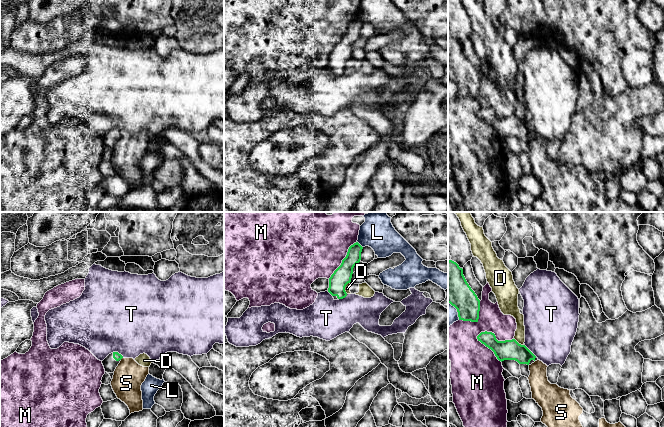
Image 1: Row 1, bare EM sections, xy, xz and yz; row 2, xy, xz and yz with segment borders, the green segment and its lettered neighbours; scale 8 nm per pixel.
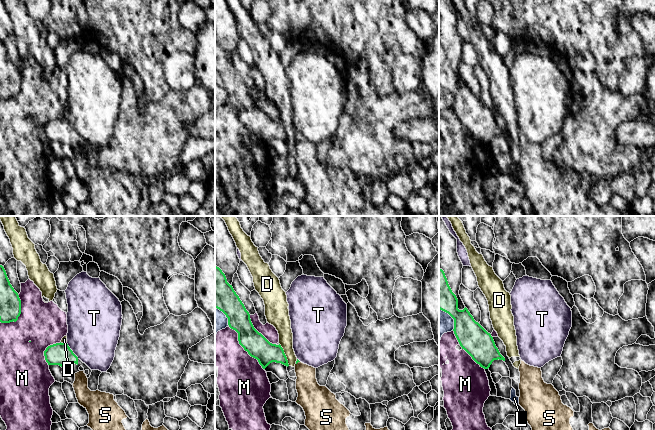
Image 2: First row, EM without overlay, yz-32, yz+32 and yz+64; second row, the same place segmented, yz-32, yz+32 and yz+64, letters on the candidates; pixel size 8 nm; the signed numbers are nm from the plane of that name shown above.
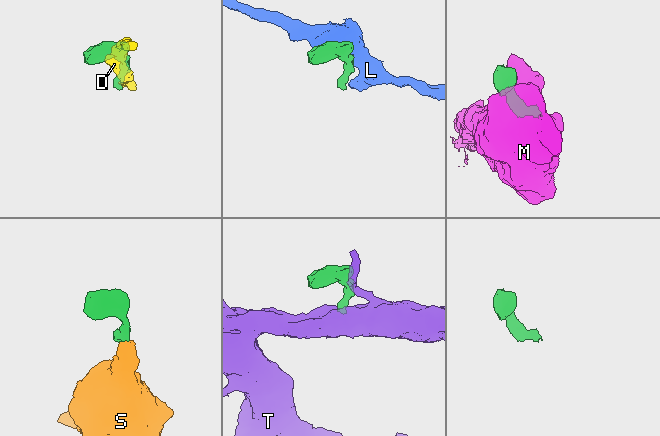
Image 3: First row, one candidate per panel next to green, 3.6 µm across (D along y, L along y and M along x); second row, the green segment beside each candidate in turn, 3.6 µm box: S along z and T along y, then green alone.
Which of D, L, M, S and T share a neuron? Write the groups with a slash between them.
D S / L / M / T

